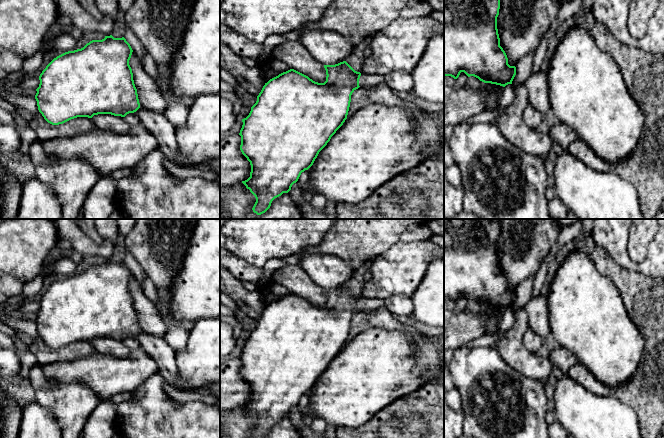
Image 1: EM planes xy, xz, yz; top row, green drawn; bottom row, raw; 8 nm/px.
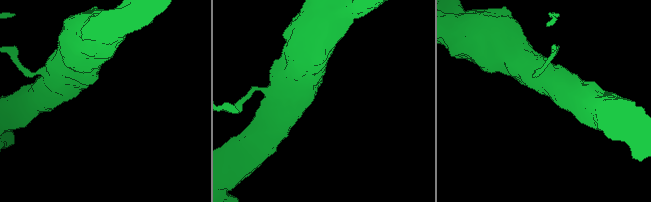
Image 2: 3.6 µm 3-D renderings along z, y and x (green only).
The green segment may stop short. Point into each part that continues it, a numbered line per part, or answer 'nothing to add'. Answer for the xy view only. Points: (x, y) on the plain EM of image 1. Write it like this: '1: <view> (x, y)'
1: xy (159, 350)

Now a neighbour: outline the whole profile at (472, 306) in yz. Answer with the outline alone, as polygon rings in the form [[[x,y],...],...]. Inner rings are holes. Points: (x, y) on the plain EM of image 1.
[[[470,300],[467,305],[466,305],[466,310],[468,310],[469,312],[475,313],[479,316],[482,315],[482,307],[481,305],[474,301],[474,300]]]

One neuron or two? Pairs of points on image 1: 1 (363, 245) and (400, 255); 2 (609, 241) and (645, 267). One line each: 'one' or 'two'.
1: two
2: one

